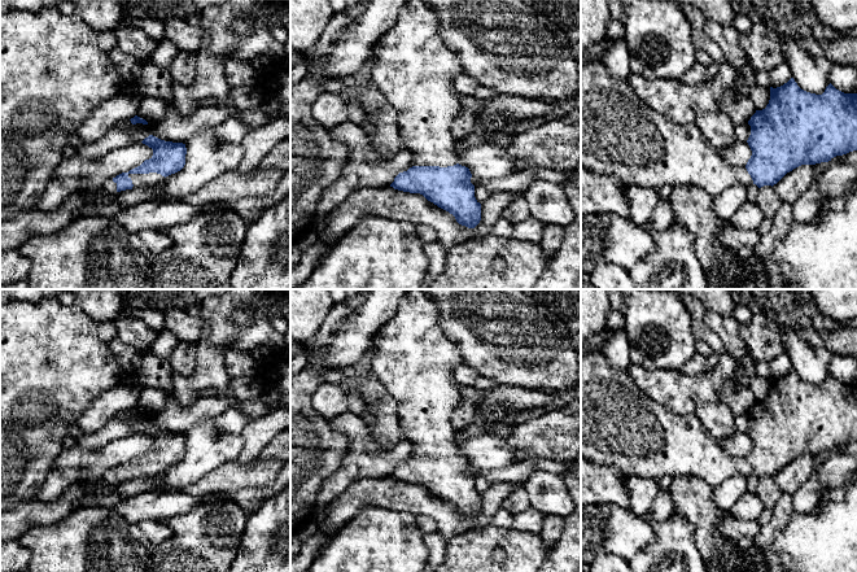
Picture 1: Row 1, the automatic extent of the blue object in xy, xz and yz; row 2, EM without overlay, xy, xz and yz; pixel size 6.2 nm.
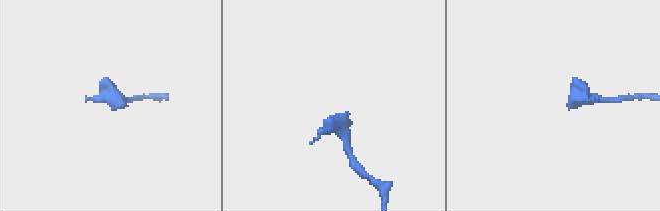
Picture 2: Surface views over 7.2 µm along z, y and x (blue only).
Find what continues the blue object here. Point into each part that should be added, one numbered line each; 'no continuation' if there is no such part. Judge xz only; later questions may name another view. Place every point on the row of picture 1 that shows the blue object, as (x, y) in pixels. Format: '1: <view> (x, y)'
1: xz (414, 69)

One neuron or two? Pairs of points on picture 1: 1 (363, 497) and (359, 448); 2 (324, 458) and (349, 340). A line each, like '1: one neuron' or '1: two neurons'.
1: two neurons
2: one neuron

